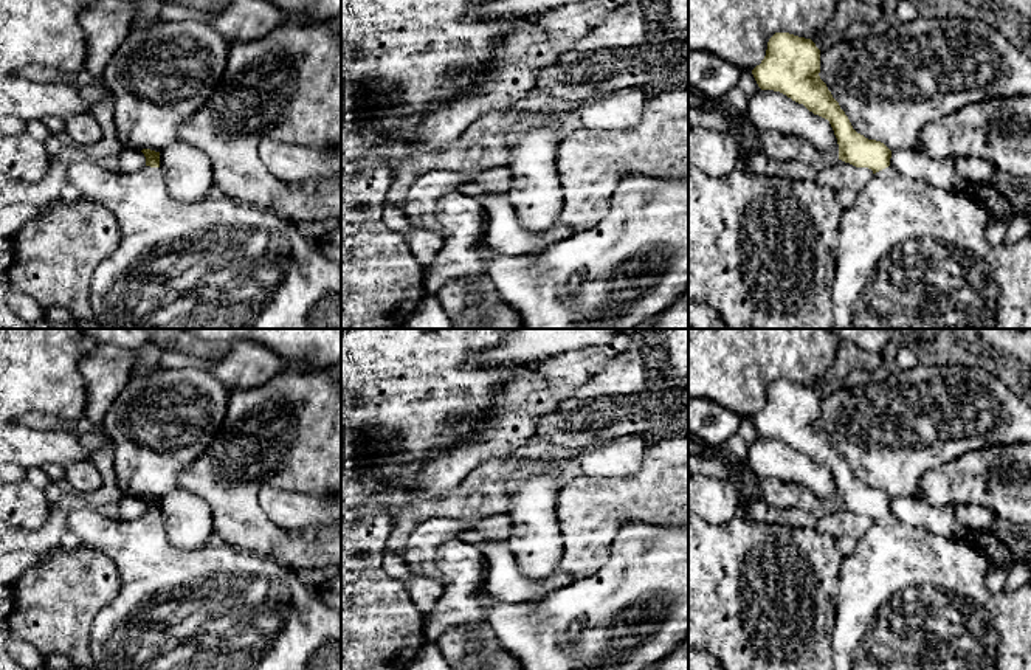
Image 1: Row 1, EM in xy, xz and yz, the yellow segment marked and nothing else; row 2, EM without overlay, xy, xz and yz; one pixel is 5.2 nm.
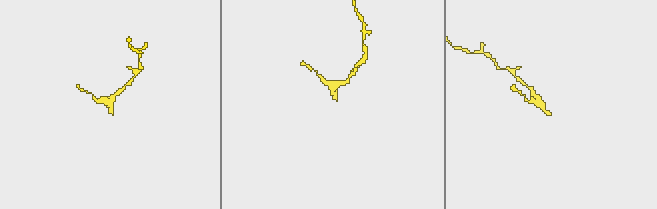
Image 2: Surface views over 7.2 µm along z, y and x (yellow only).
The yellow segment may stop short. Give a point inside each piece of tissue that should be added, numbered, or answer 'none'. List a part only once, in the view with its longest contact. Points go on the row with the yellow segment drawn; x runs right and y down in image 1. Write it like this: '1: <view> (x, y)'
1: yz (910, 255)

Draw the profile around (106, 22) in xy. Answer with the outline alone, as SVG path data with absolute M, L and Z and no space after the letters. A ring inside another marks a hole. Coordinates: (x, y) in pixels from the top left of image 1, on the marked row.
M95 0L79 16L87 42L85 70L95 78L104 78L104 68L130 33L133 17L133 3L124 0Z

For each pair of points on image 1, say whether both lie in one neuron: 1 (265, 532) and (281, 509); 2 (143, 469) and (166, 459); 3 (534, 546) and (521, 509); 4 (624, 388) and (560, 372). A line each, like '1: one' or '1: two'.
1: two
2: one
3: one
4: two

